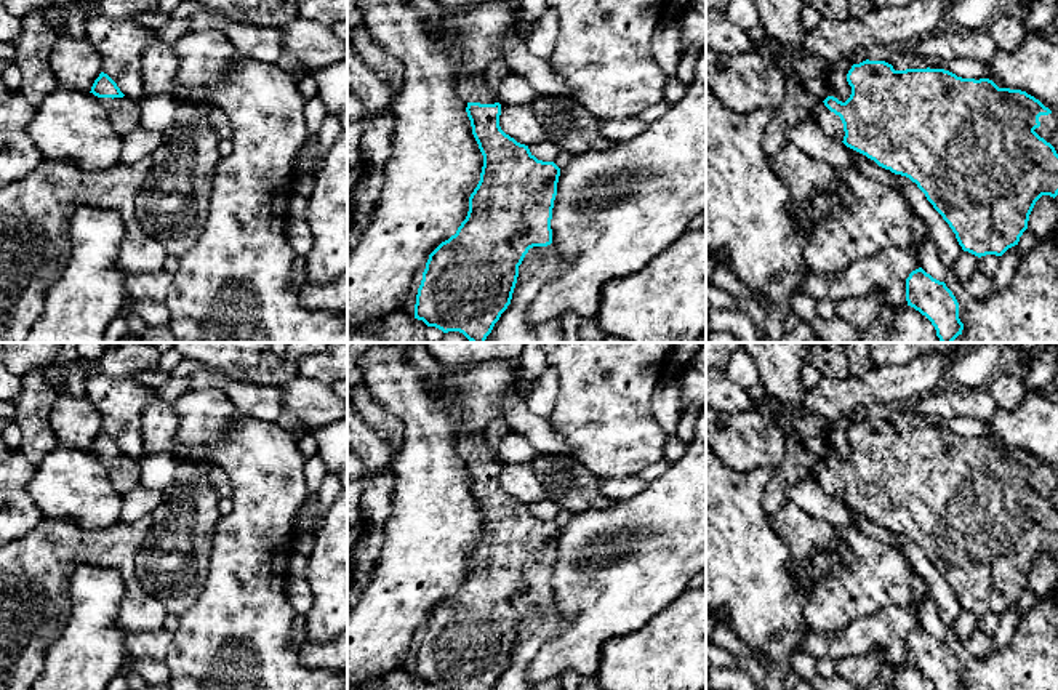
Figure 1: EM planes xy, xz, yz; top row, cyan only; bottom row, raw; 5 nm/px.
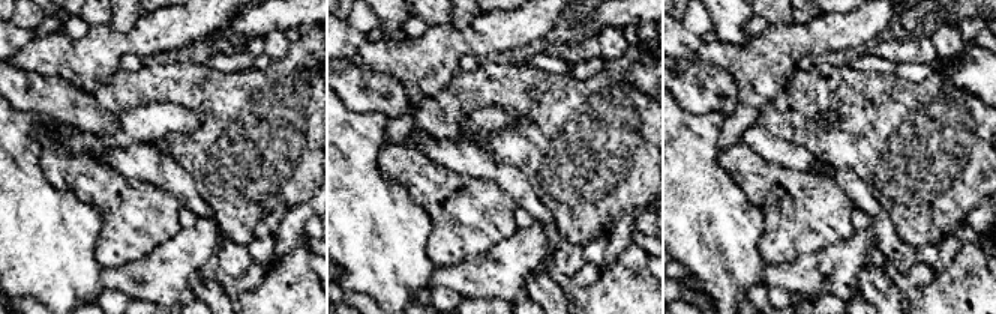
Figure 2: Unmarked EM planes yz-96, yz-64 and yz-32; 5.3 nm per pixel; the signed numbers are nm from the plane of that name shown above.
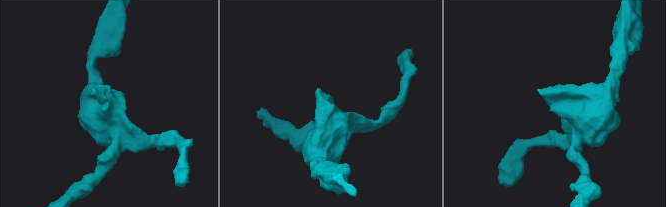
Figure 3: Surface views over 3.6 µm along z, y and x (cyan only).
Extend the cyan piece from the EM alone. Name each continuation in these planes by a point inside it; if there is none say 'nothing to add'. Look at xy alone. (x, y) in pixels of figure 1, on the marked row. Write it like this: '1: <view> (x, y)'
1: xy (125, 116)

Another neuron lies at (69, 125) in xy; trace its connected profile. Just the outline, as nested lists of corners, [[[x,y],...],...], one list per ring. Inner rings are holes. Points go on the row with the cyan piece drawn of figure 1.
[[[58,85],[35,107],[26,131],[43,158],[64,160],[85,171],[104,171],[120,162],[123,136],[112,126],[107,109],[93,93]]]

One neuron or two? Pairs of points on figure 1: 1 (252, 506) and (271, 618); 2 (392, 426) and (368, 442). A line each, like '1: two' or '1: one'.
1: one
2: two

